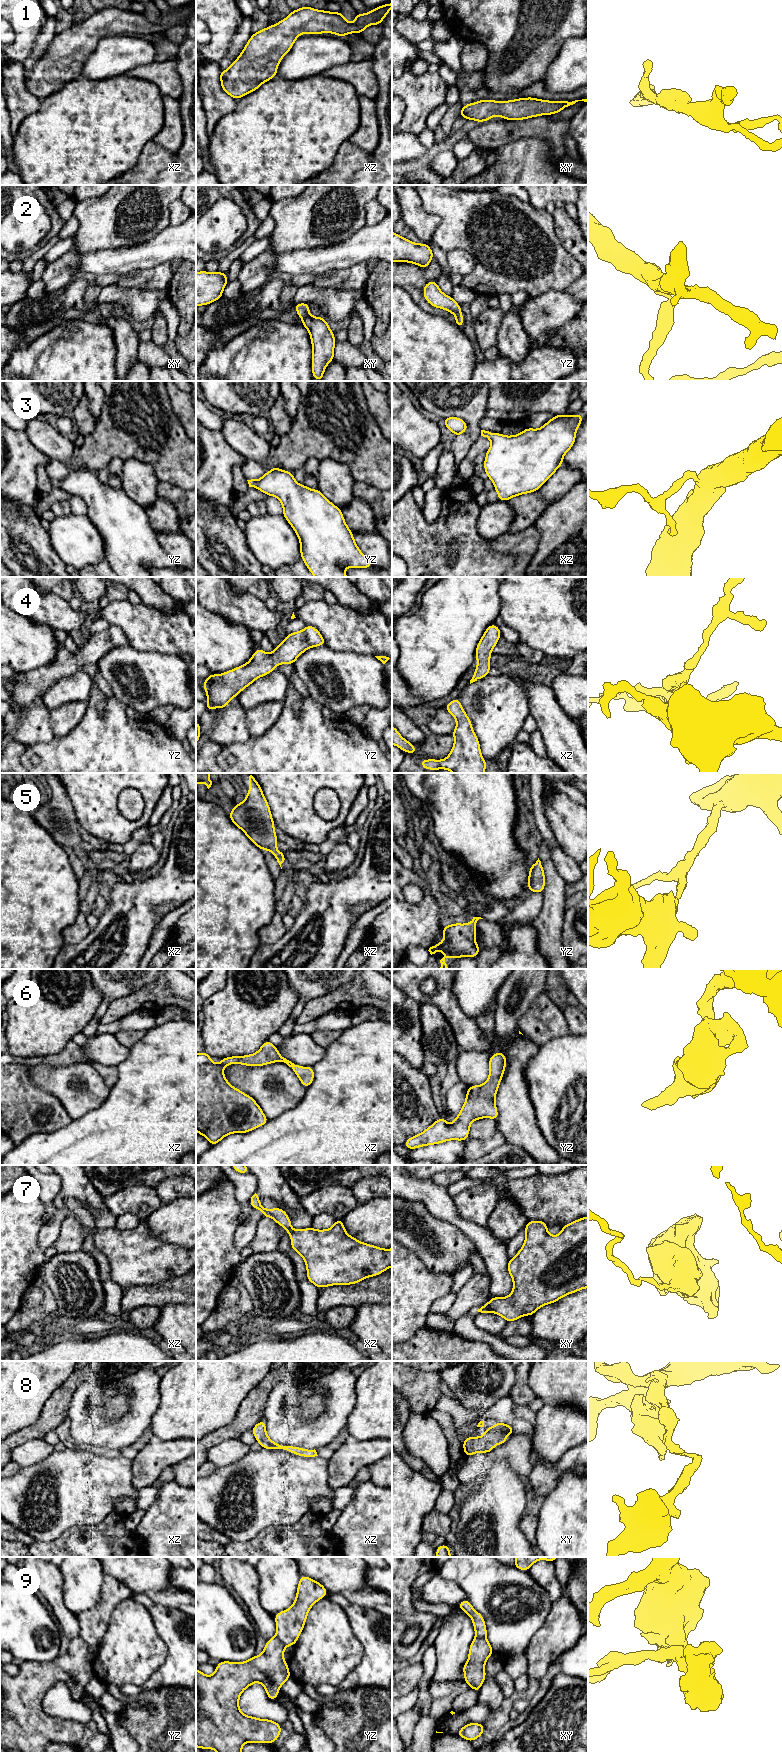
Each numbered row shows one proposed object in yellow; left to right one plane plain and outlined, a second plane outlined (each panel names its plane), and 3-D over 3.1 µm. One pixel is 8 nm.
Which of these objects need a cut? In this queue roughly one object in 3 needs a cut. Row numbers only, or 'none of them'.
7, 9

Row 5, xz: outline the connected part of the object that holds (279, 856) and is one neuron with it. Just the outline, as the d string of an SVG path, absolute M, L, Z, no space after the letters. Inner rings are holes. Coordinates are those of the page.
M252 775L249 776L248 795L242 803L235 803L228 816L259 849L269 850L281 867L285 858L277 849L278 838L270 807L262 788Z

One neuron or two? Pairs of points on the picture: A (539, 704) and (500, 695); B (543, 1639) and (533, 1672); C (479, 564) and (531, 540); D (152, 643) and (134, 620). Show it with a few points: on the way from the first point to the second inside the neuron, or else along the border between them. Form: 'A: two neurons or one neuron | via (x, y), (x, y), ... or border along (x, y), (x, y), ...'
A: two neurons | border along (532, 681), (526, 685), (530, 714)
B: one neuron | via (543, 1647), (539, 1654), (538, 1664)
C: two neurons | border along (489, 541), (494, 549), (513, 555), (514, 565)
D: one neuron | via (151, 637), (140, 626)

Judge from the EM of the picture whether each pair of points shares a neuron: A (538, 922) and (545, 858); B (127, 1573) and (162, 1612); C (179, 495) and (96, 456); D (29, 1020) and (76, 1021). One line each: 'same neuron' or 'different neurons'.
A: same neuron
B: different neurons
C: different neurons
D: same neuron

